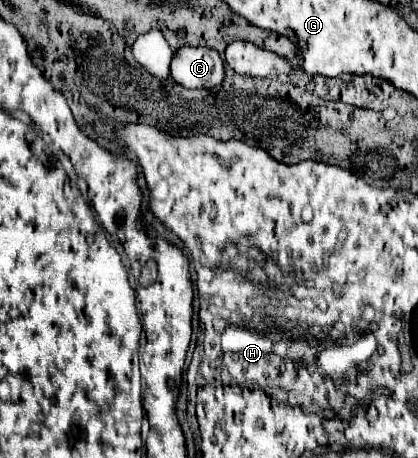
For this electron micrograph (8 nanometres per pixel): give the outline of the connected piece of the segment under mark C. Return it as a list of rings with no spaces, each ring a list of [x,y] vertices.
[[[183,46],[173,58],[171,74],[189,90],[219,90],[225,82],[225,62],[217,50]]]

